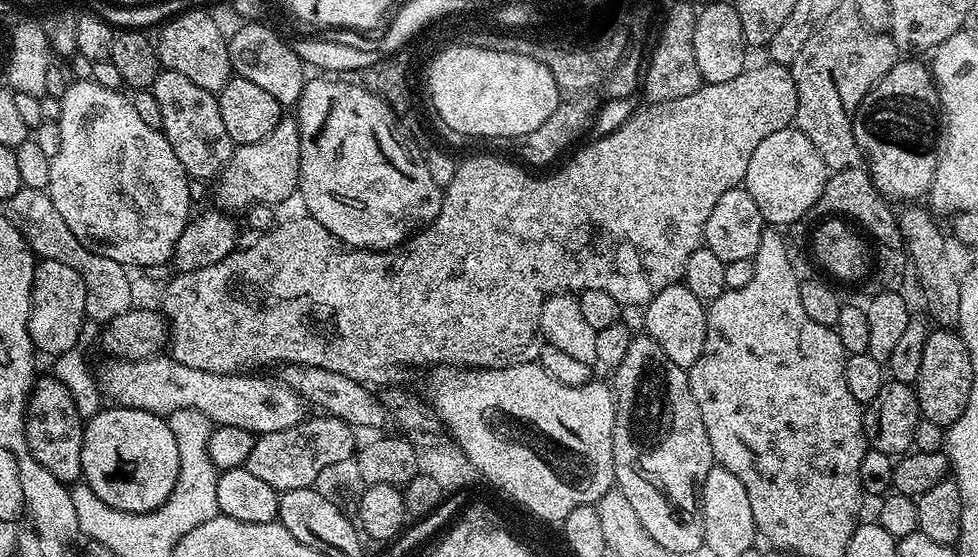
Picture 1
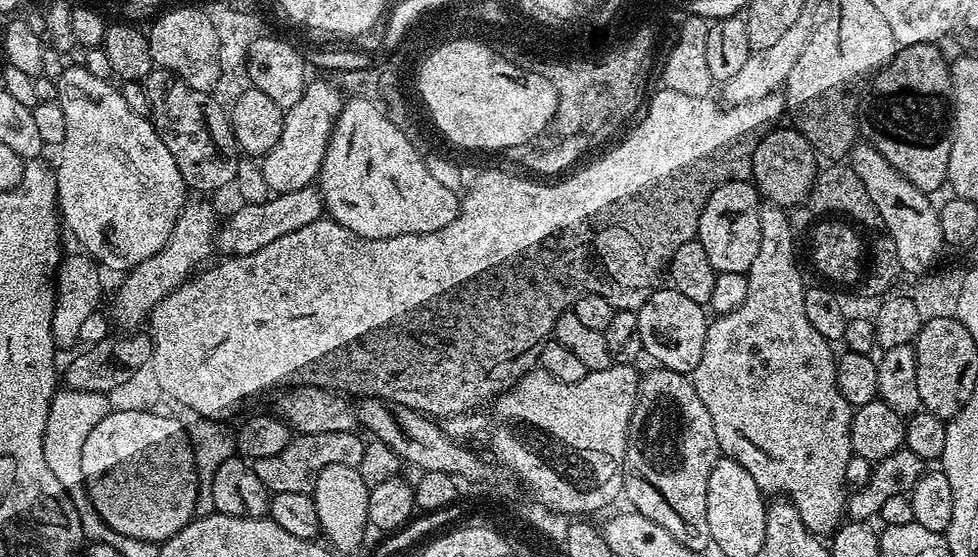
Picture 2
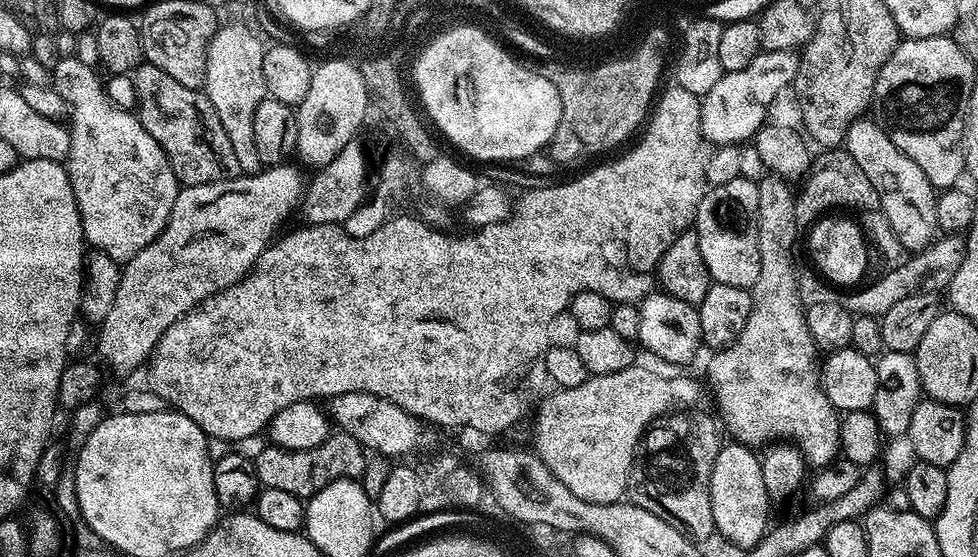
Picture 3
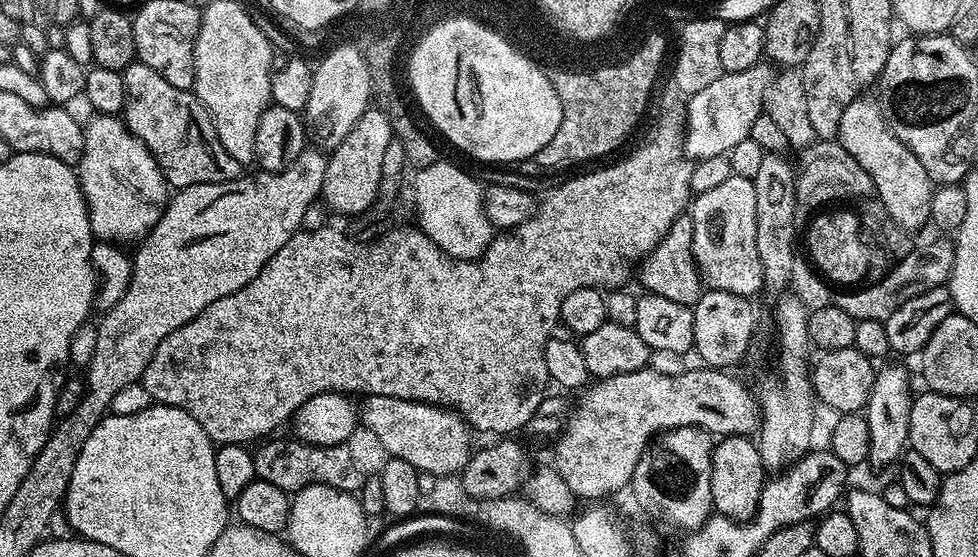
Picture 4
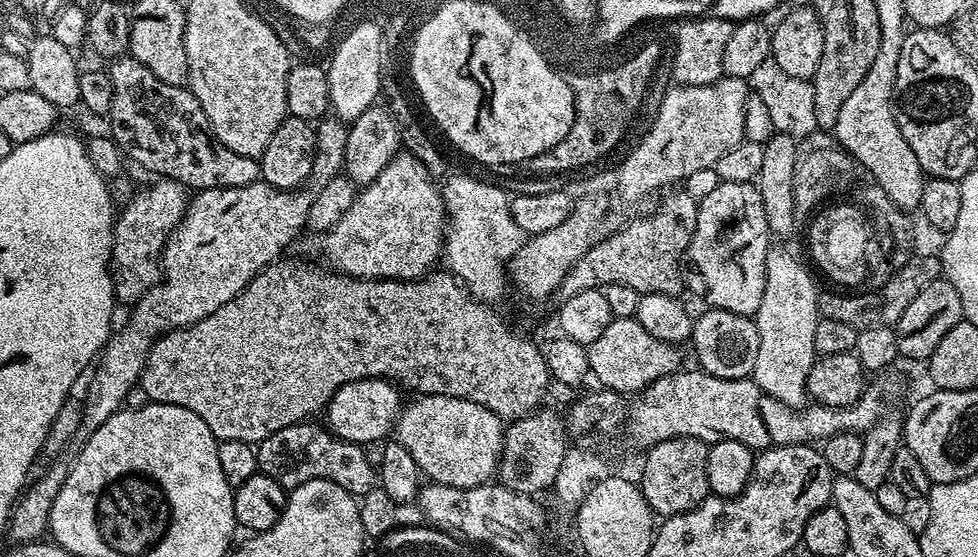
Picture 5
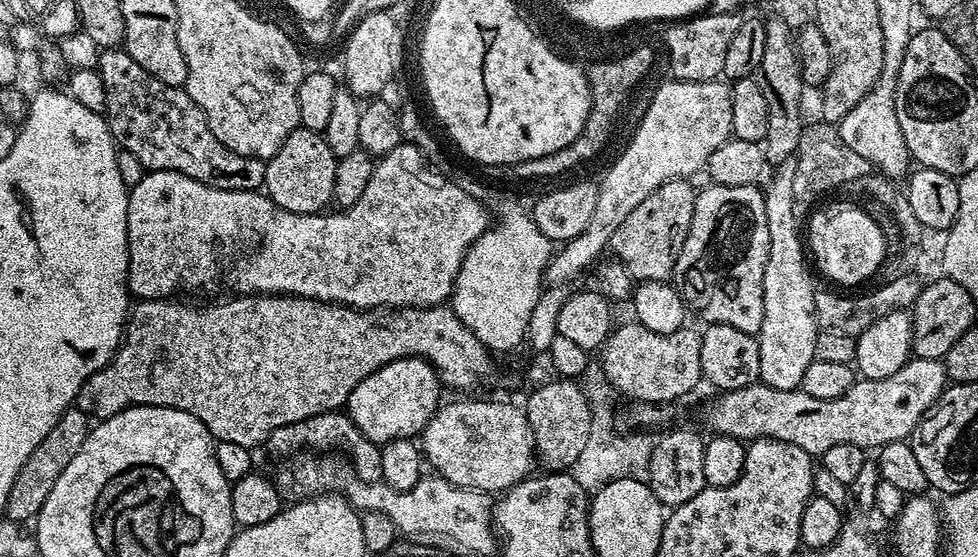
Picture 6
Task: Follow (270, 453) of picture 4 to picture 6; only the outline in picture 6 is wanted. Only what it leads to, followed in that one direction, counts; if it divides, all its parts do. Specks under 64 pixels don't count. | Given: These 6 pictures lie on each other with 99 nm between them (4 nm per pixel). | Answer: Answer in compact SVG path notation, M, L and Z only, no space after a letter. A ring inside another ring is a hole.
M343 411L323 412L317 416L306 418L302 422L290 422L290 426L278 426L278 430L270 433L266 441L269 448L276 456L292 456L303 453L305 450L335 450L350 465L355 479L362 482L382 481L382 454L381 445L376 444ZM303 448L308 448L304 449ZM324 448L324 449L316 449ZM301 451L301 452L300 452ZM295 452L300 452L296 453Z

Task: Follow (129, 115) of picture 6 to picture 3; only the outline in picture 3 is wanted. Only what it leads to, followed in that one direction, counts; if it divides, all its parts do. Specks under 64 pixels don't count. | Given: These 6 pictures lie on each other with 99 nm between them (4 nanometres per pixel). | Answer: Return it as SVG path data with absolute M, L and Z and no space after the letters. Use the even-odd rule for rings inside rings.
M147 62L138 65L136 71L131 73L131 78L134 90L138 90L136 112L140 122L165 152L181 185L198 186L210 182L226 182L241 175L238 158L230 146L230 138L226 138L226 130L222 130L222 122L218 122L214 106L201 89L182 86L182 82L177 82L175 78L170 78L170 74L165 74L164 71L158 70L158 66Z

